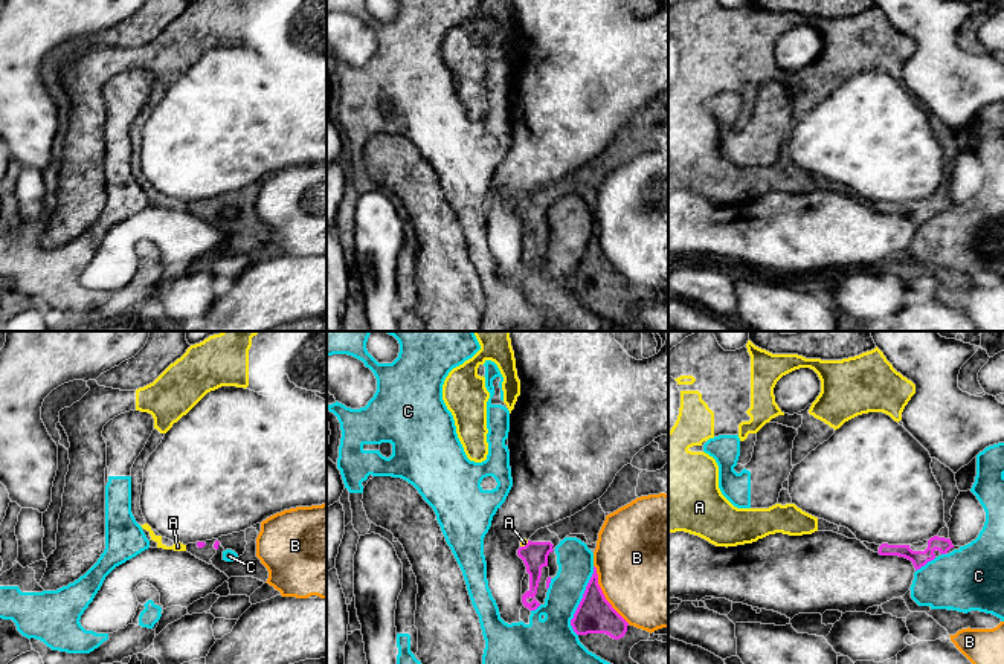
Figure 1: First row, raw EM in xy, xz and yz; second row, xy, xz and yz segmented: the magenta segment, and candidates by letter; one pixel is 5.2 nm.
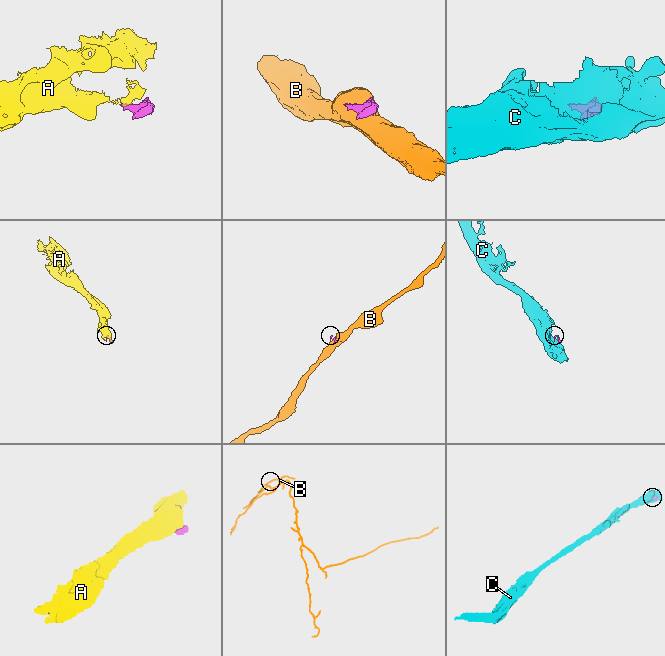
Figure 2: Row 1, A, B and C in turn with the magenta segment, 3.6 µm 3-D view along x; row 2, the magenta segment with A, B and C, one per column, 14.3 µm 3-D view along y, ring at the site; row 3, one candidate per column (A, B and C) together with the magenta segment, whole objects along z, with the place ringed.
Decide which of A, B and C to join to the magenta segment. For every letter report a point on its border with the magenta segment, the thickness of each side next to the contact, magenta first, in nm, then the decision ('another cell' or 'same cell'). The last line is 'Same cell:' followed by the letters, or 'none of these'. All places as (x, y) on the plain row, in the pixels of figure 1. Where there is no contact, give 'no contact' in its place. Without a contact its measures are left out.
A: meets magenta in xz at (525, 203); 140 nm thick on the magenta side, 40 nm on the other; same cell
B: meets magenta in xz at (603, 252); 190 nm thick on the magenta side, 500 nm on the other; another cell
C: meets magenta in xz at (580, 260); 190 nm thick on the magenta side, 240 nm on the other; another cell
Same cell: A

